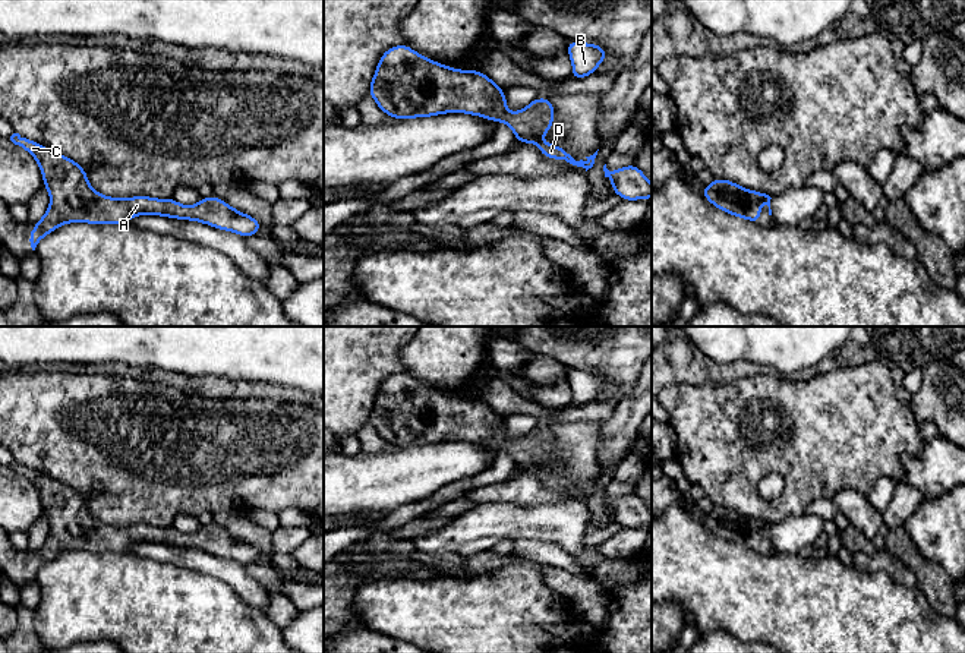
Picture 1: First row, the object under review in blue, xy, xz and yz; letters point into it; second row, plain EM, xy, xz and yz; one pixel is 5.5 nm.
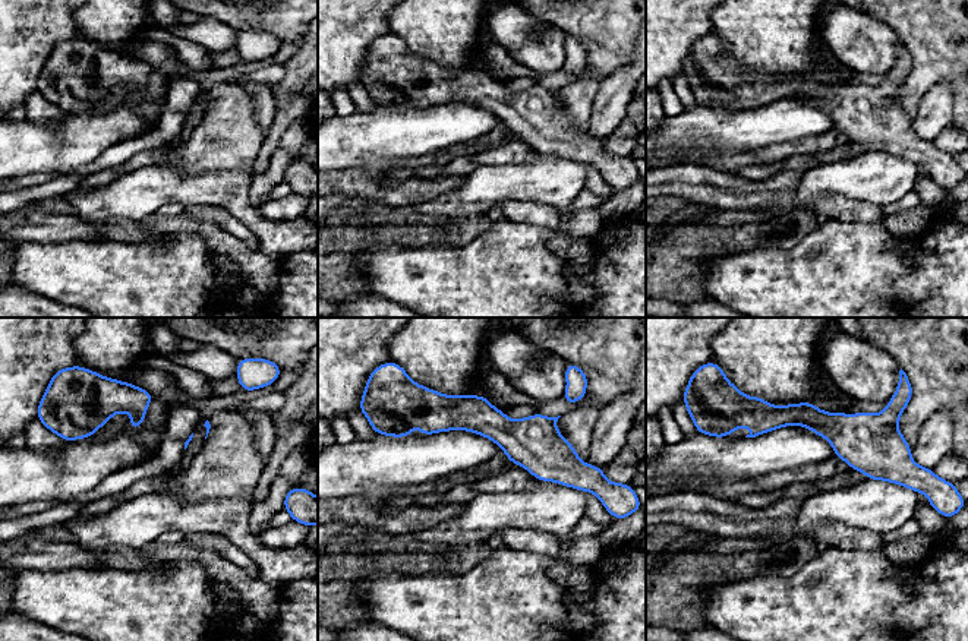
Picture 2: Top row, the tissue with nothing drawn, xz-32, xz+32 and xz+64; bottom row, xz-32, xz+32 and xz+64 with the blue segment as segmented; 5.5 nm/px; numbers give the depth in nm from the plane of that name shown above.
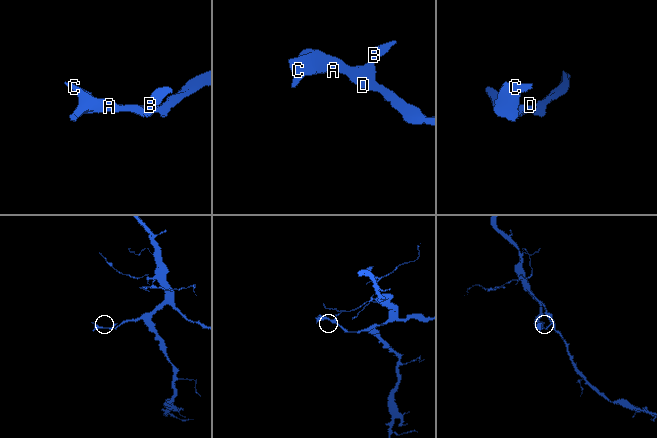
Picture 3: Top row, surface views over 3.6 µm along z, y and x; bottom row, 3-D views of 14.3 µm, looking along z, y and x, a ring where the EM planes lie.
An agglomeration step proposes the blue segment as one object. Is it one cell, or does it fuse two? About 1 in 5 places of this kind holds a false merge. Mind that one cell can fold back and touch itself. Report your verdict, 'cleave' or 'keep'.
keep

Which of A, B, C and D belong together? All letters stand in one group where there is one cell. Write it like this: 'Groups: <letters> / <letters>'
Groups: A B C D

